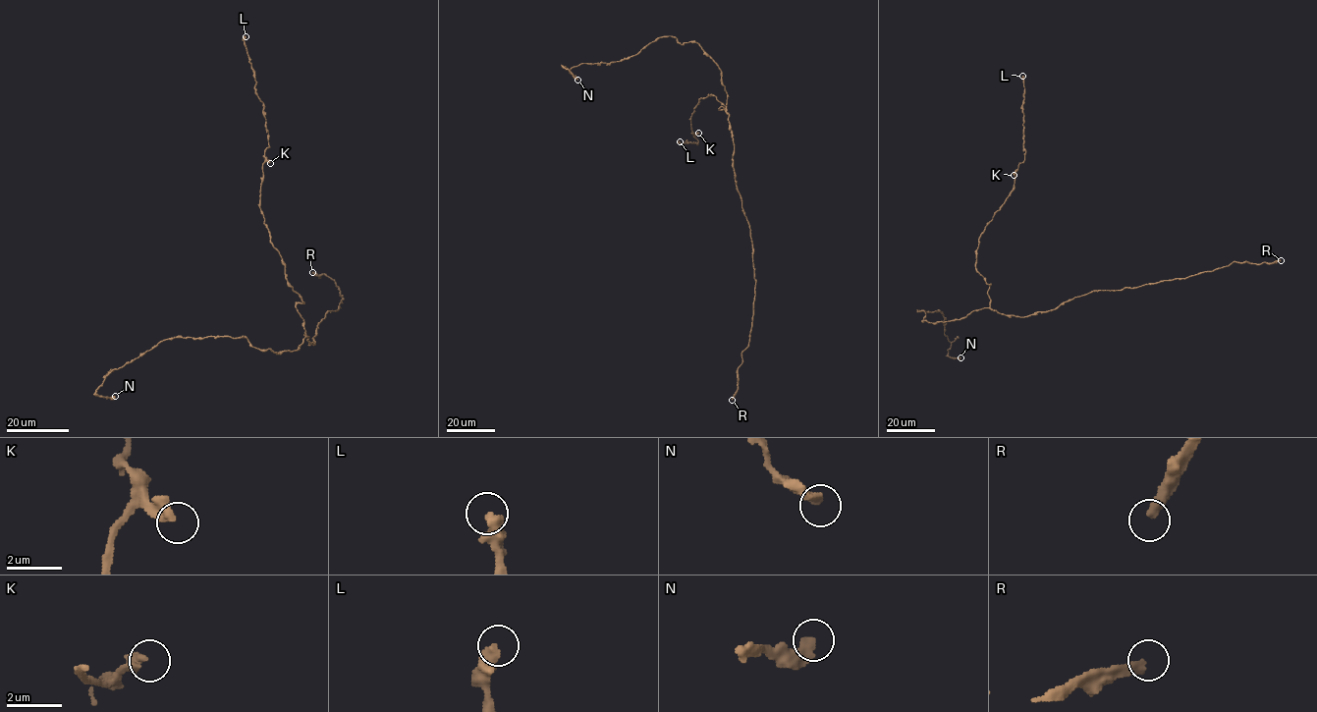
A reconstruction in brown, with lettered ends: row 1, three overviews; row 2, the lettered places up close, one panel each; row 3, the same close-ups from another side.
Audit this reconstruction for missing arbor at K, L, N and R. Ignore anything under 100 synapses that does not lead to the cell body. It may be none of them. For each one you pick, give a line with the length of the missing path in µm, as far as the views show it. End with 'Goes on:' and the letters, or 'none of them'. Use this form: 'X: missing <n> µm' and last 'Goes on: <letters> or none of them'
R: missing 60 µm
Goes on: R

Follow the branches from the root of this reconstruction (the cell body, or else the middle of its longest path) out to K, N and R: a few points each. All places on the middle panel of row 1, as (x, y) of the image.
K: (730, 128), (726, 109), (720, 109), (724, 106), (711, 94), (699, 99), (690, 117), (692, 134), (698, 133)
N: (730, 128), (721, 70), (694, 41), (682, 44), (675, 37), (659, 36), (619, 61), (564, 67), (577, 80)
R: (730, 128), (734, 146), (734, 179), (749, 226), (755, 281), (749, 341), (741, 353), (738, 390), (732, 400)

